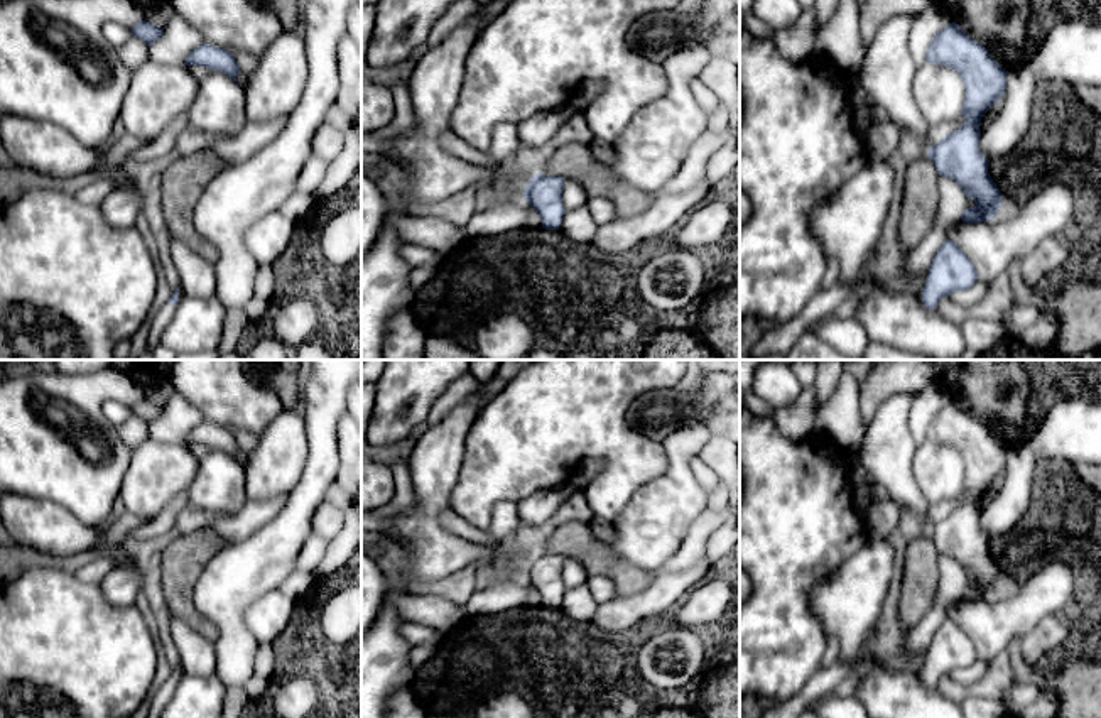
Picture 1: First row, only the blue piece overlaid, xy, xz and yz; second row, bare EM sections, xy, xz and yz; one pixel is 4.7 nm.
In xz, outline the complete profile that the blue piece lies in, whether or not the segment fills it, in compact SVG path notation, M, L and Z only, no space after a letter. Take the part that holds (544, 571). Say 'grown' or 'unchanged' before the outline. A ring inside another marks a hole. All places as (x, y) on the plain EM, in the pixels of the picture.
unchanged; M535 552L523 568L523 578L539 591L542 606L559 608L566 586L562 583L562 556Z

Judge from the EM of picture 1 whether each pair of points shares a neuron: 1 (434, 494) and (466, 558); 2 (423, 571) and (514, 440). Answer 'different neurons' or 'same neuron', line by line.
1: same neuron
2: different neurons

